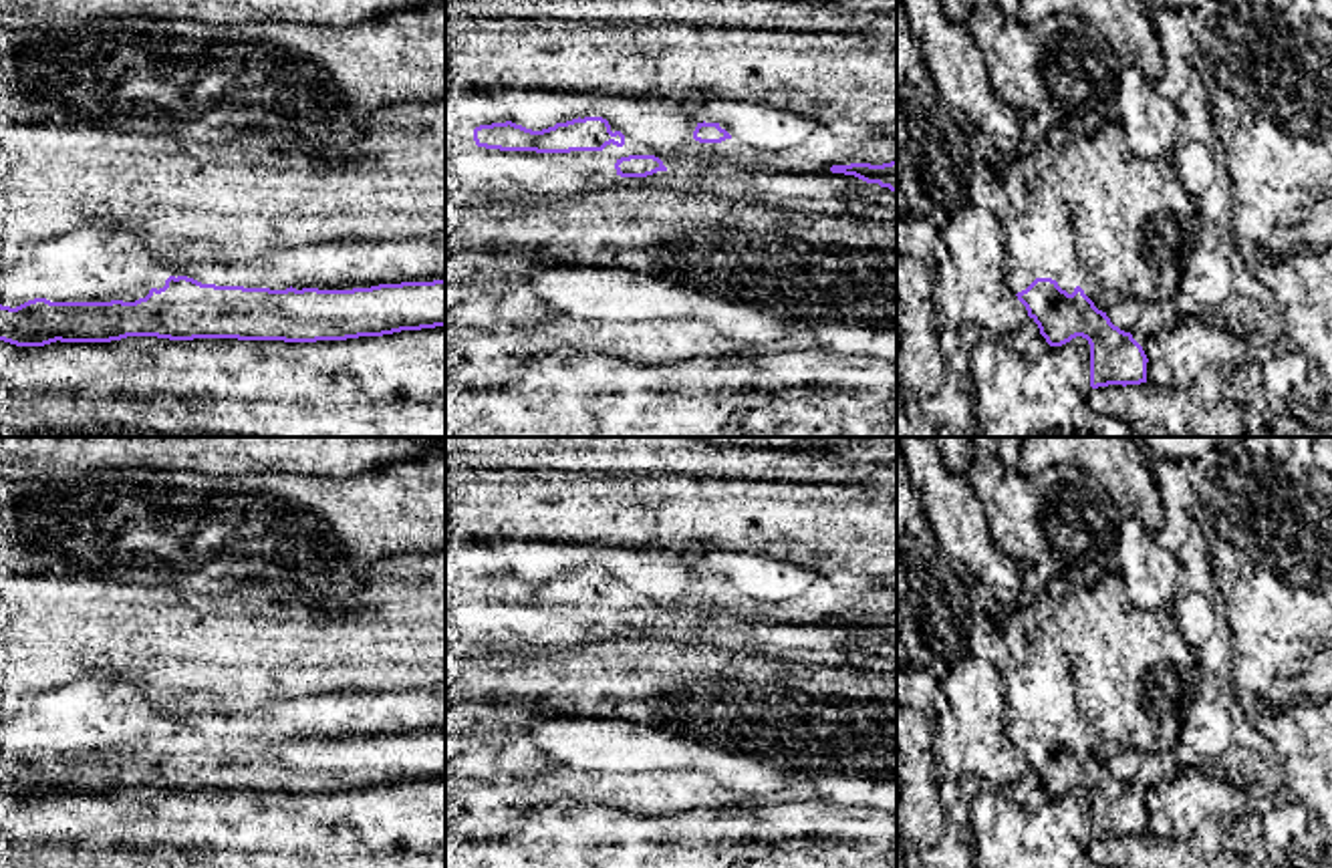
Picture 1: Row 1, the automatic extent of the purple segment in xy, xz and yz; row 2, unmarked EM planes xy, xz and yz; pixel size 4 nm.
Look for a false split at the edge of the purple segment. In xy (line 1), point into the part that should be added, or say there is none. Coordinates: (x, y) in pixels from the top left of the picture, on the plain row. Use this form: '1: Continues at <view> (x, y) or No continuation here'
1: No continuation here

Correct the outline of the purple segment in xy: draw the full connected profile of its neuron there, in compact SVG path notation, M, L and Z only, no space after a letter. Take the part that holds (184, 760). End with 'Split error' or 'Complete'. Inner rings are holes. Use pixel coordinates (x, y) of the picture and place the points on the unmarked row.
M169 727L163 739L135 753L34 749L16 759L0 755L0 791L16 798L127 787L316 793L435 777L445 777L445 731L270 741Z. Complete

